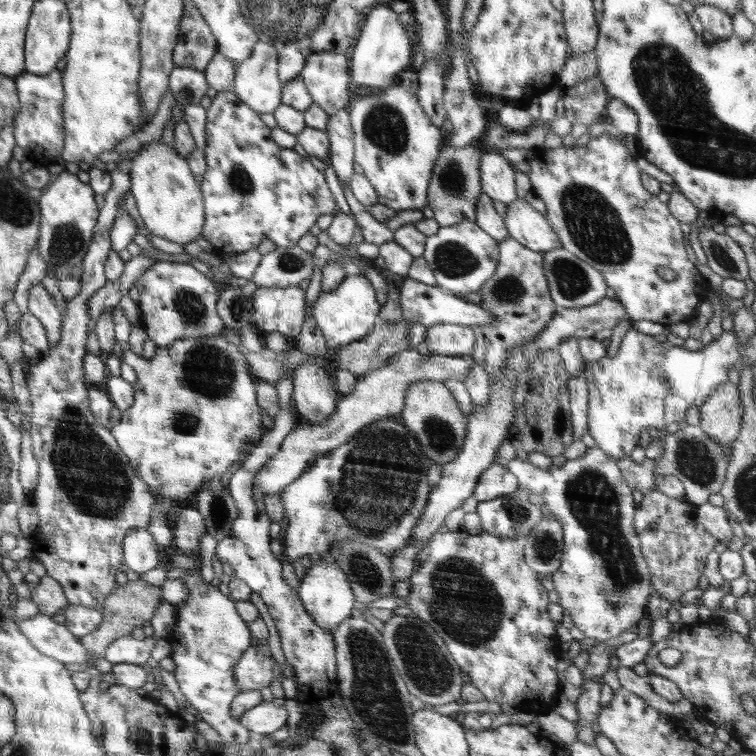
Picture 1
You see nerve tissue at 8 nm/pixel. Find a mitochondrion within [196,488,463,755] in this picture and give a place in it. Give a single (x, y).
(376, 699)

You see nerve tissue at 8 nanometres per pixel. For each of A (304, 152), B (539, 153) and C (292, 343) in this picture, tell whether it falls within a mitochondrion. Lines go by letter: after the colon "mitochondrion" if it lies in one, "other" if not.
A: other
B: other
C: other

